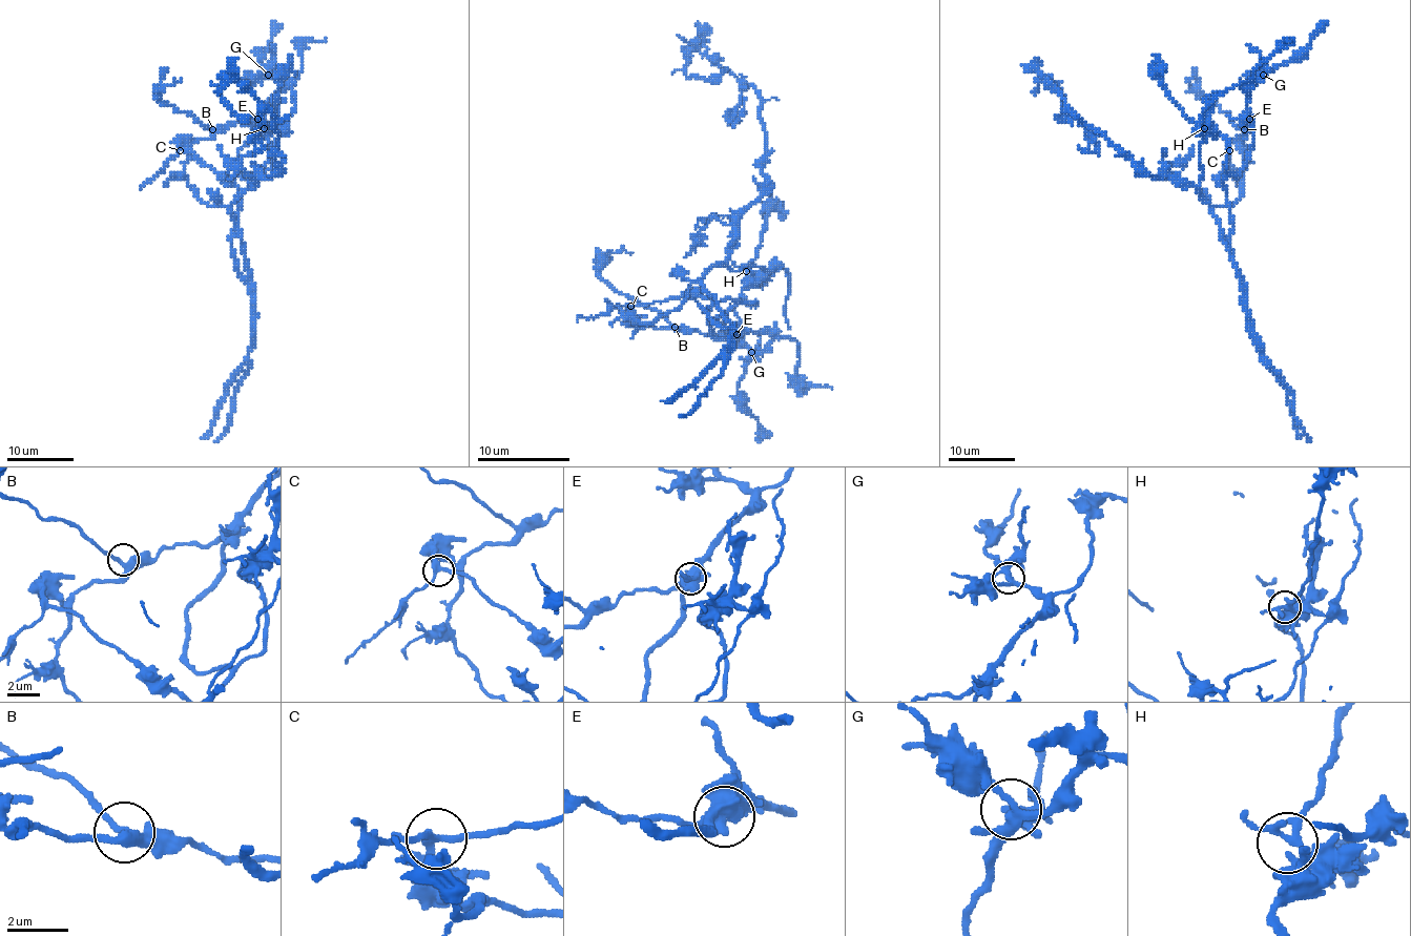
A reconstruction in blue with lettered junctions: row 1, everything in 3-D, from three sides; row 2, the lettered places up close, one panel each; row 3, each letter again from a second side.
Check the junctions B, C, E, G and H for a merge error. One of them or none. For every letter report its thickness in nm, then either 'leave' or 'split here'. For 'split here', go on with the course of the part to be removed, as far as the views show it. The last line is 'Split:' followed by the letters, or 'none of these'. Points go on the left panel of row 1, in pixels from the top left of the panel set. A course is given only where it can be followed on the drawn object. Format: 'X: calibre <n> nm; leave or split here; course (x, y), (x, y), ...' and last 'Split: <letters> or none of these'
B: calibre 300 nm; leave
C: calibre 240 nm; leave
E: calibre 550 nm; split here; course (257, 118), (192, 145), (202, 202), (230, 205), (277, 170), (274, 118), (227, 76), (221, 98), (251, 117)
G: calibre 300 nm; leave
H: calibre 240 nm; leave
Split: E

